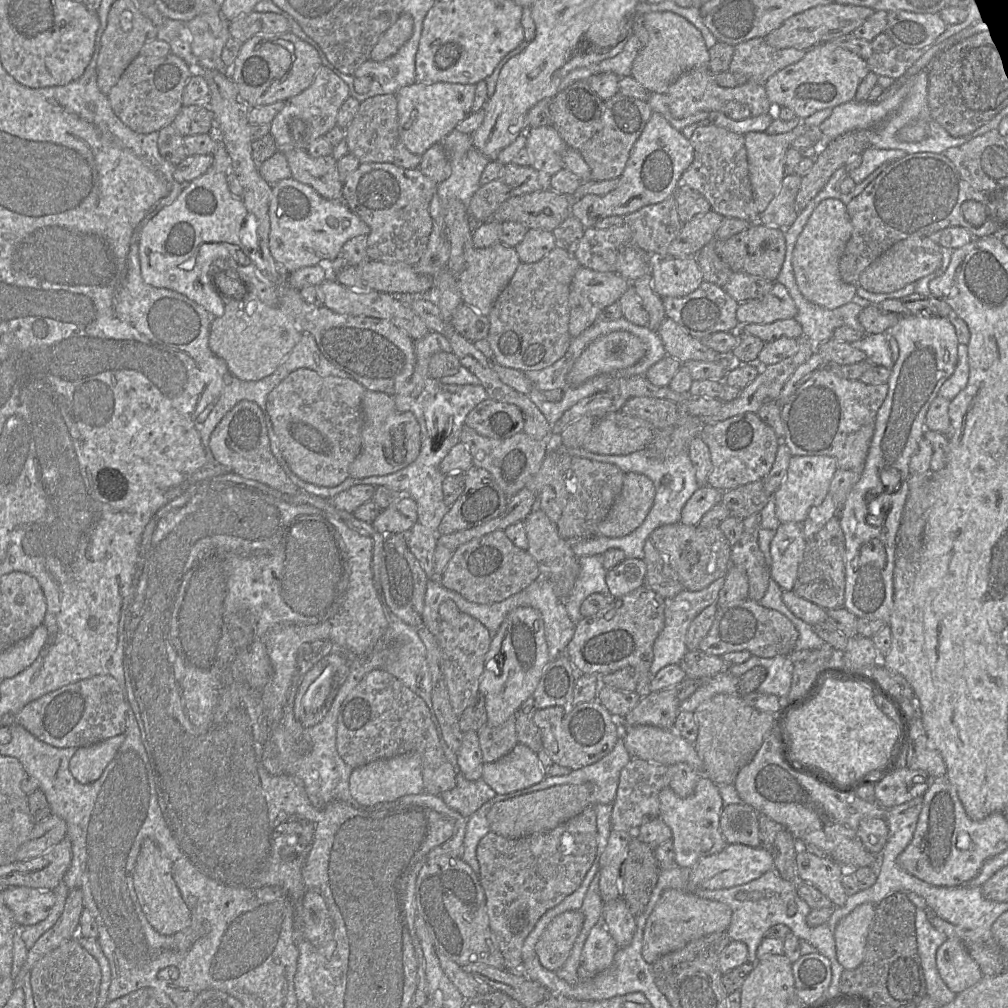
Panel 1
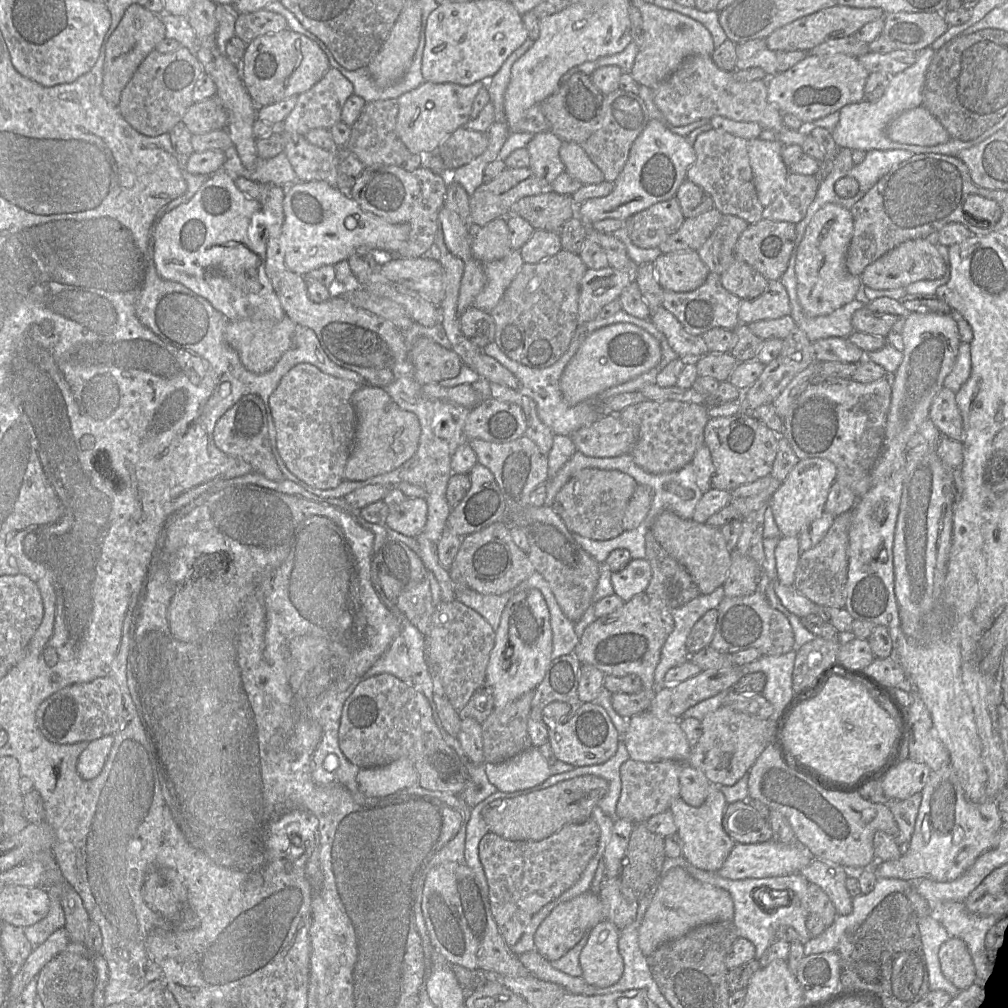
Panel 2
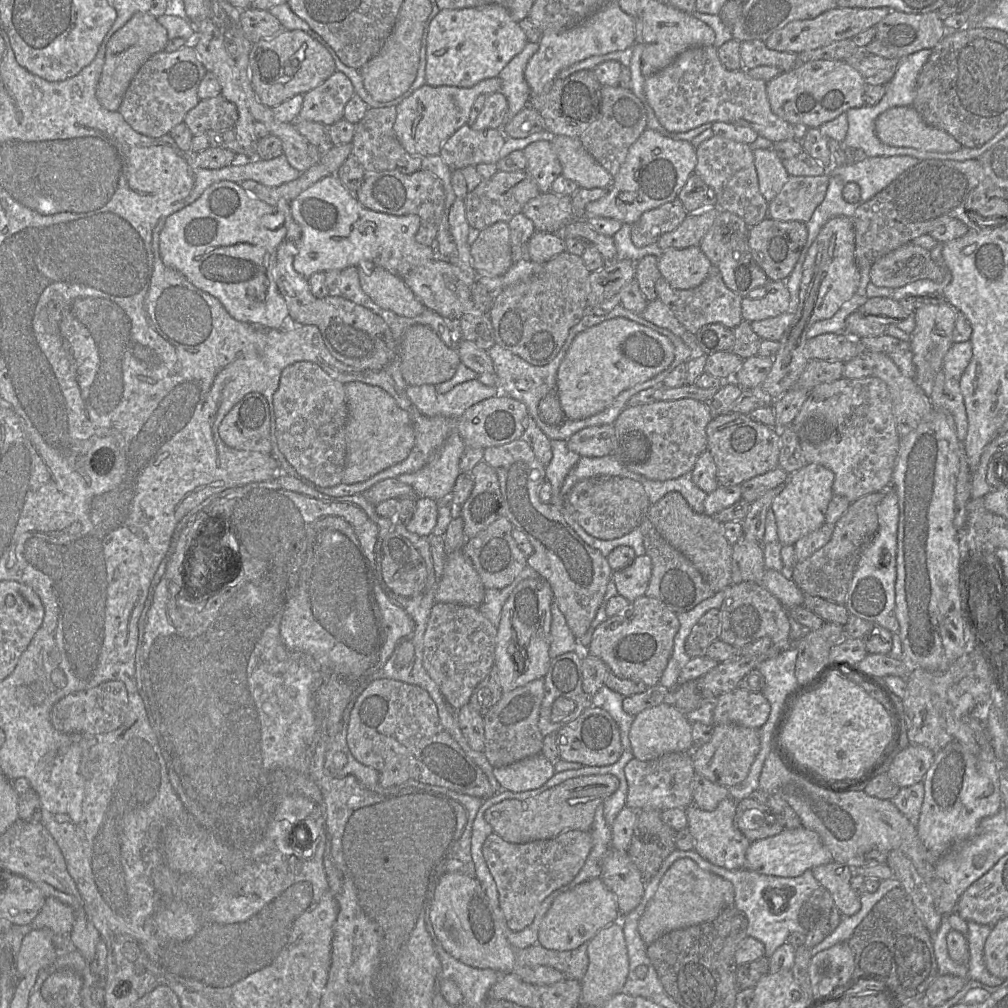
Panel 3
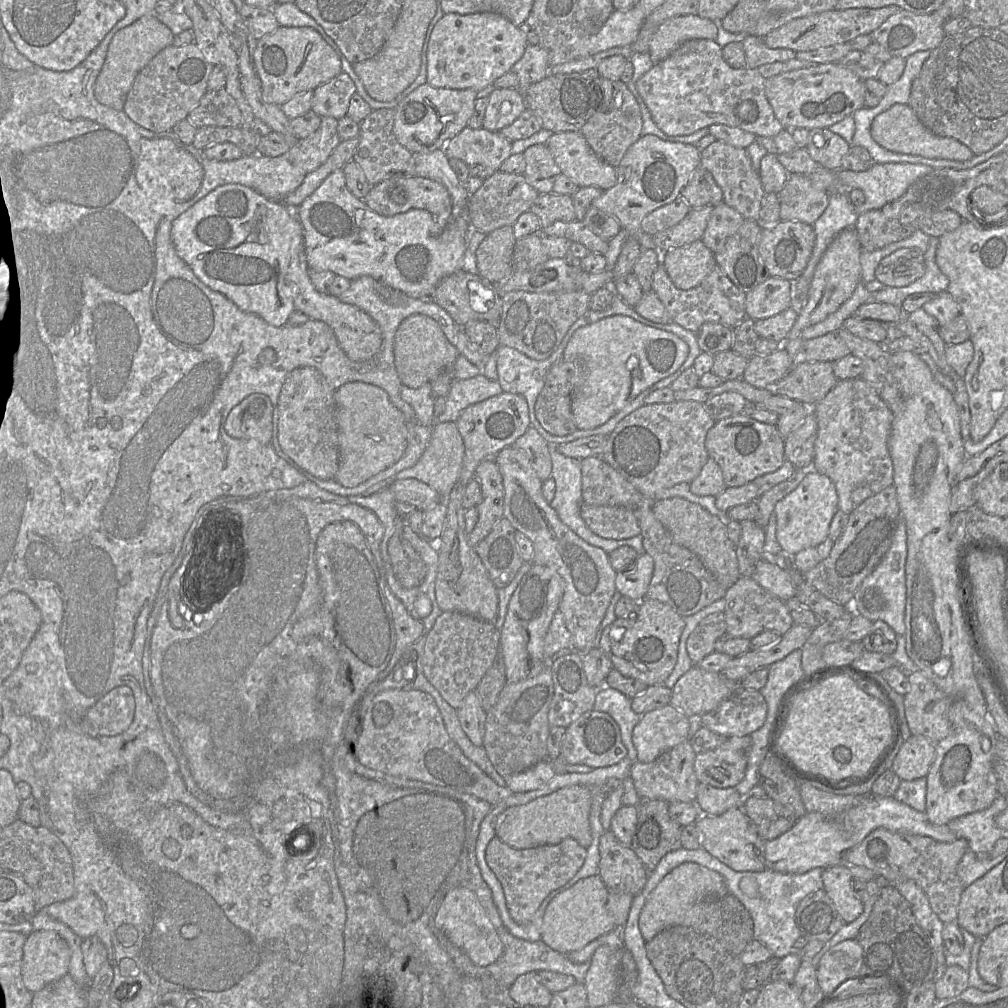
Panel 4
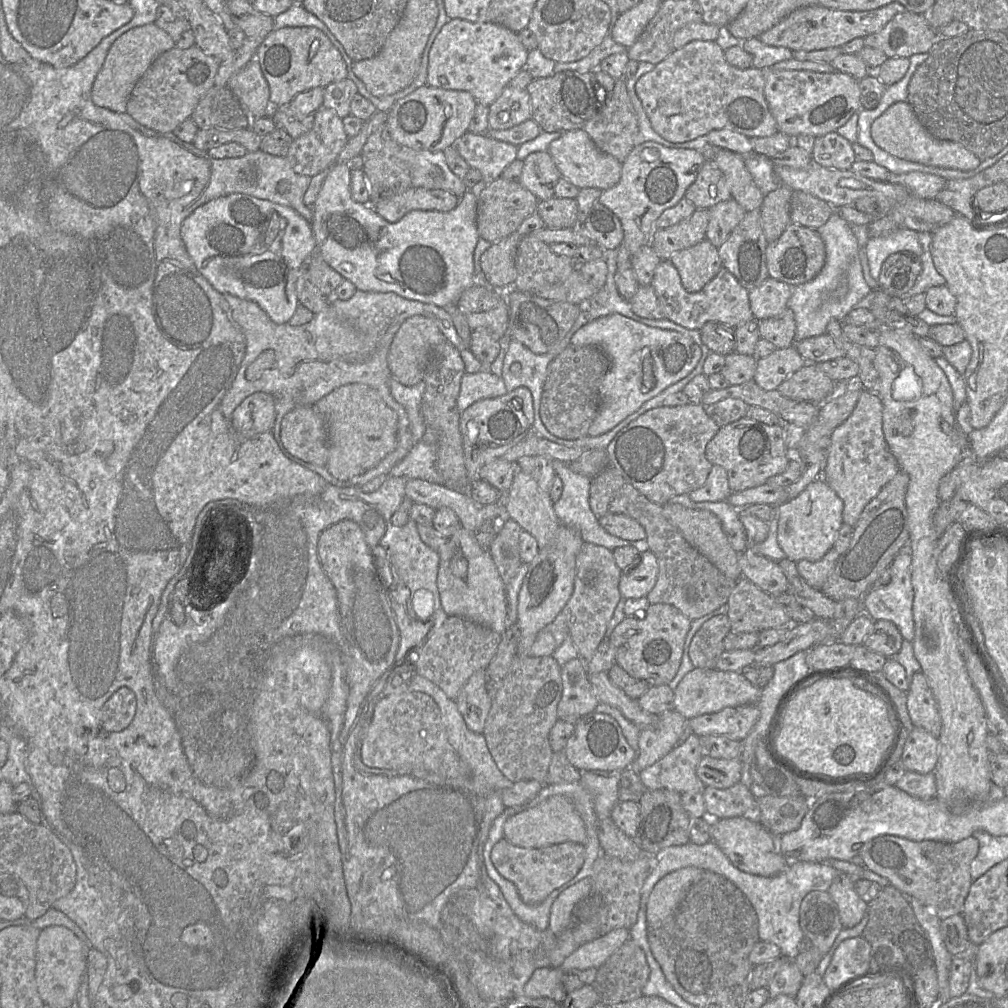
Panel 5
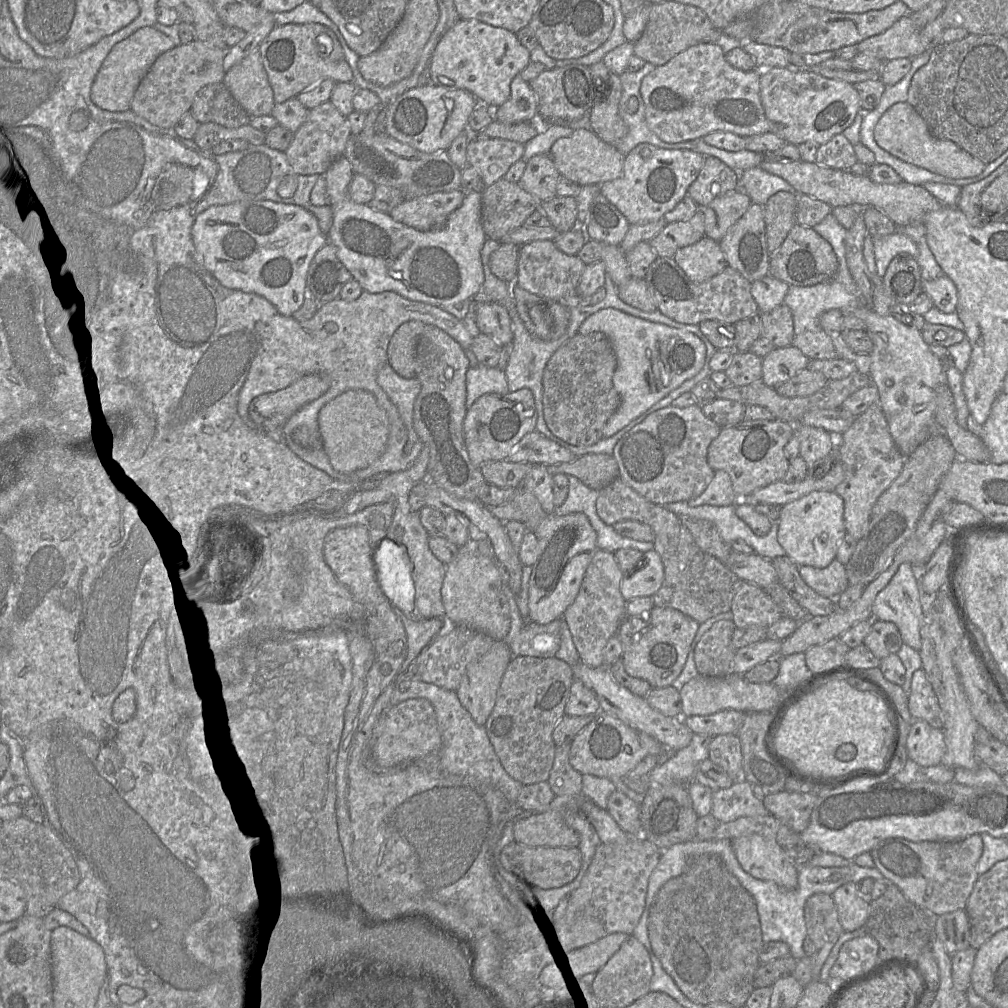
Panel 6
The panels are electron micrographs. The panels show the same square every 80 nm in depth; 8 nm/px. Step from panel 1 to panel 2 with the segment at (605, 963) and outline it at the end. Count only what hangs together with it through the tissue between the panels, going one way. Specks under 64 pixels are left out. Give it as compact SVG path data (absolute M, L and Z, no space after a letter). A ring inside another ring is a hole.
M602 920L590 930L580 954L582 978L590 985L608 987L615 984L624 971L619 952L620 930L609 920Z

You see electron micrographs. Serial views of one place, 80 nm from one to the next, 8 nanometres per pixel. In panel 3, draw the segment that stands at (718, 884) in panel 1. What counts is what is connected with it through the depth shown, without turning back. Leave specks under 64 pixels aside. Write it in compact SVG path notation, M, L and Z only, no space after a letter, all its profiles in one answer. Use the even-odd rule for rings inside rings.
M803 826L751 842L745 855L744 869L777 877L798 877L806 870L832 862L829 850L819 835Z

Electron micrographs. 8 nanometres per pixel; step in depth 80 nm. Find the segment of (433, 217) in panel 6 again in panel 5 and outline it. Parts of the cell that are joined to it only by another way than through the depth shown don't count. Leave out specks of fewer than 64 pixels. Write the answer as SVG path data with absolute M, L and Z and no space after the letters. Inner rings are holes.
M409 187L383 196L373 208L385 220L395 223L413 210L449 212L460 198L447 190Z

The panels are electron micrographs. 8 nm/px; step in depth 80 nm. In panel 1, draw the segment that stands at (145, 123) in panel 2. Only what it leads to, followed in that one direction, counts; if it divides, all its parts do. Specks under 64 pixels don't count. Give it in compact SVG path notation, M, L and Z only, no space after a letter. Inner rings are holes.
M172 52L161 58L139 54L110 90L108 99L111 108L116 116L136 133L160 131L173 124L183 107L184 88L194 73L194 67Z

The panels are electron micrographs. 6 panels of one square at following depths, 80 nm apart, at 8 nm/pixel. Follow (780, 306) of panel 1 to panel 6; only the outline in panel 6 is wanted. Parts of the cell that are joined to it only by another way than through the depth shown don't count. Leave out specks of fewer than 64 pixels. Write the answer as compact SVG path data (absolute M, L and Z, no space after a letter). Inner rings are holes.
M770 274L752 282L751 294L758 305L759 313L766 313L781 304L789 289L789 284Z

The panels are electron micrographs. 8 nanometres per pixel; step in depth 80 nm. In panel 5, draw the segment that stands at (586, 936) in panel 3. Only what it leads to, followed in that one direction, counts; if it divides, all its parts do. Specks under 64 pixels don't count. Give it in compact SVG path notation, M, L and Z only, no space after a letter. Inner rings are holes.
M586 877L575 885L561 892L551 906L548 929L559 935L573 922L574 911L586 898L592 888L591 877Z

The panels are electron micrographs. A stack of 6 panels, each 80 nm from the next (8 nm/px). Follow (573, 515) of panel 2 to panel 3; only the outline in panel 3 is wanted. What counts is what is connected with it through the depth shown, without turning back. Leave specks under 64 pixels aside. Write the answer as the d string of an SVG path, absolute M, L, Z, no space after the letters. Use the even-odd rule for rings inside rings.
M593 476L577 482L564 495L566 511L591 536L612 540L639 527L651 504L643 485L621 476Z

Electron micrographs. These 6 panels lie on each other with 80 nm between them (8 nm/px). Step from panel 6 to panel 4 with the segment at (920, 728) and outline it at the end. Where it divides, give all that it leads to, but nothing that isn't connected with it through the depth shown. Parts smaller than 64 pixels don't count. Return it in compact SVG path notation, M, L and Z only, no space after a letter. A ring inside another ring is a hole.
M922 735L905 740L892 763L891 770L901 780L926 777L936 753L935 743Z

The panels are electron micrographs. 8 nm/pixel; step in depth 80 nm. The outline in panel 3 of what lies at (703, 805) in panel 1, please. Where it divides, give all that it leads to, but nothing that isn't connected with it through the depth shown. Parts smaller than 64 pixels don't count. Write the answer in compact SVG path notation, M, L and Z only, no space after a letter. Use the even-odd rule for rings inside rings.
M727 797L713 811L704 811L695 805L685 808L687 827L694 839L693 849L705 860L728 870L744 867L745 855L751 844L735 825L736 803L737 801Z

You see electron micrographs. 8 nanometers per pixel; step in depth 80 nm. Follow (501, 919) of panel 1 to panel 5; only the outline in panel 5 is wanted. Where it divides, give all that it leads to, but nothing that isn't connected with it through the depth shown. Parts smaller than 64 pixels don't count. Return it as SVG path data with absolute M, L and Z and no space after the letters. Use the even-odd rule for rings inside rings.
M501 839L492 849L491 860L499 874L516 886L525 904L537 905L552 891L568 883L578 874L585 861L585 848L578 843L564 842L543 848L526 849Z

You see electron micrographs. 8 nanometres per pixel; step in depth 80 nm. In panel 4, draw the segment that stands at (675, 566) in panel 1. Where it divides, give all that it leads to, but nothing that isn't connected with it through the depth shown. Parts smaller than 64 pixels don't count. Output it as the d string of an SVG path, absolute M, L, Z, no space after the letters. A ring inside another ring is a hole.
M681 497L654 501L653 512L672 538L678 544L695 553L723 588L728 589L741 577L735 545L728 537L727 525L717 516L711 514L700 505Z

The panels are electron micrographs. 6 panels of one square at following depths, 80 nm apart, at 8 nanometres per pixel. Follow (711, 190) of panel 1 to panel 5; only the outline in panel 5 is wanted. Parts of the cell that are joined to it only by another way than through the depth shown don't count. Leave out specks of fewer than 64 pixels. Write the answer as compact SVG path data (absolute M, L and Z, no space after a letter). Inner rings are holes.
M727 149L715 151L713 161L722 171L731 192L746 212L760 209L764 194L754 182L745 164L745 157Z

